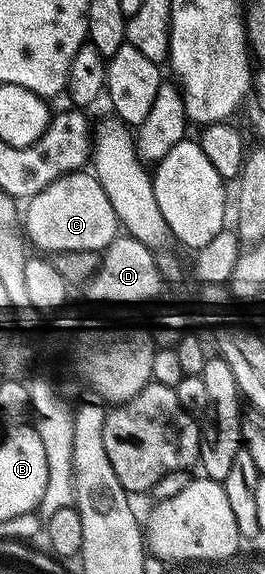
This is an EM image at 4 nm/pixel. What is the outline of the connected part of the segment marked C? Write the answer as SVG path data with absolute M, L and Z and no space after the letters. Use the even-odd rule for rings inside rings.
M92 171L69 172L60 176L34 196L23 208L23 231L28 243L42 248L42 253L100 252L104 253L119 235L119 221L111 200Z

